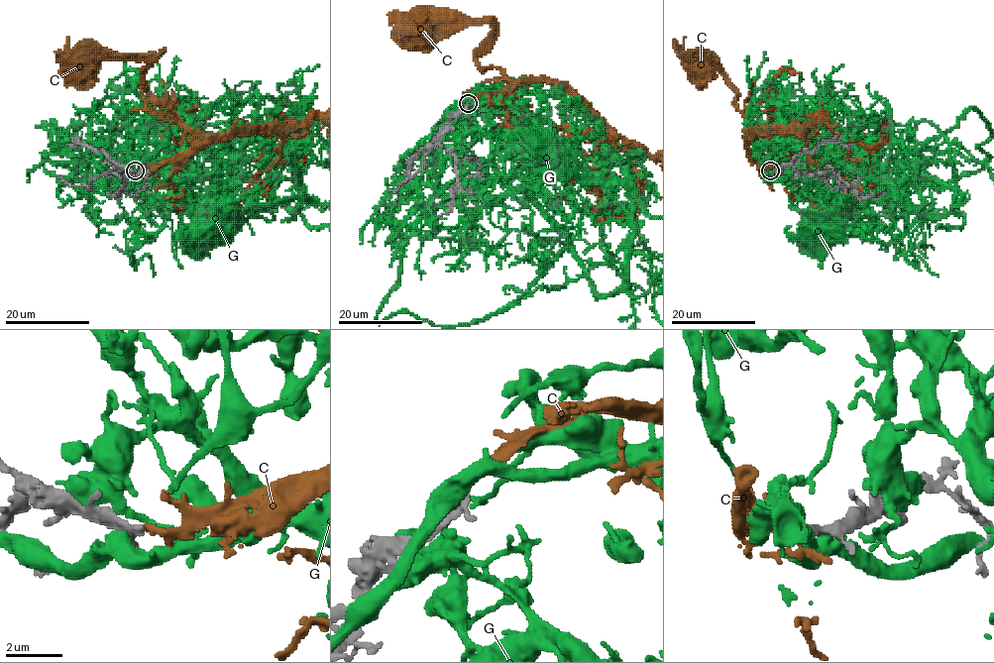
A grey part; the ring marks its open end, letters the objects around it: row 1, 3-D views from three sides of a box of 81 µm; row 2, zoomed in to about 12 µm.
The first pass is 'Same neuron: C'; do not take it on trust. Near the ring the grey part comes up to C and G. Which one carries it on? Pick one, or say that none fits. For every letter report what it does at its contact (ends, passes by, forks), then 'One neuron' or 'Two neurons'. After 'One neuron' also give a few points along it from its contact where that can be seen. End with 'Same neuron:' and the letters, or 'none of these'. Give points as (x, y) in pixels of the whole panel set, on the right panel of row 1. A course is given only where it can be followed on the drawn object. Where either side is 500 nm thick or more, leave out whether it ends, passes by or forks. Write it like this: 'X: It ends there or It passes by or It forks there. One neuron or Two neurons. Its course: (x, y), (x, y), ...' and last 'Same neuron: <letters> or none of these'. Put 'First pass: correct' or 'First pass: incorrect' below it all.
C: It passes by. One neuron. Its course: (771, 170), (744, 144), (746, 121), (734, 104), (736, 88), (702, 56), (692, 55), (688, 58), (698, 68)
G: Two neurons
Same neuron: C
First pass: correct

